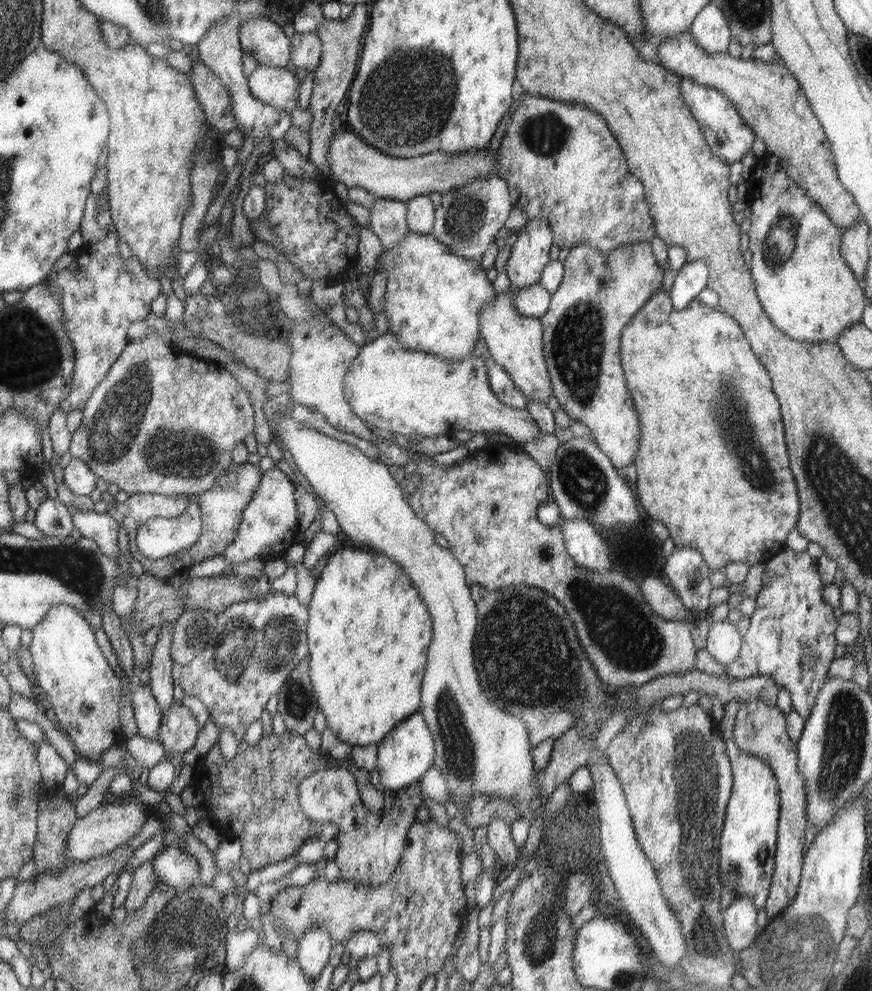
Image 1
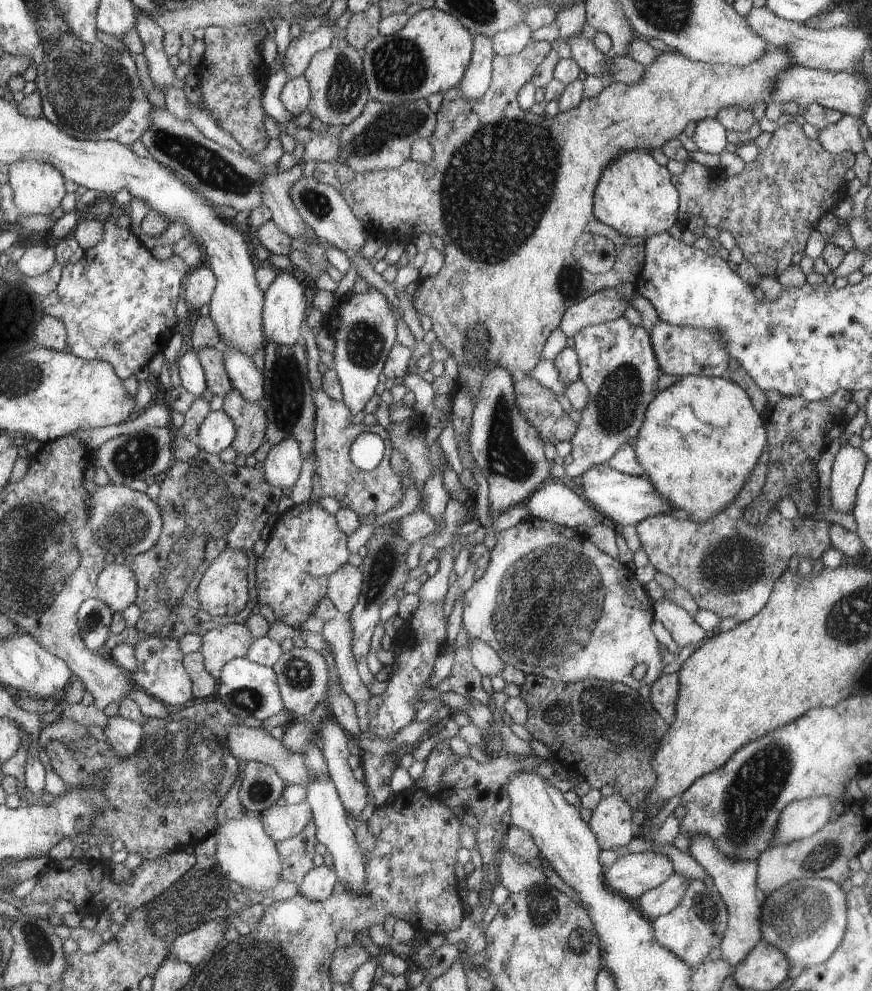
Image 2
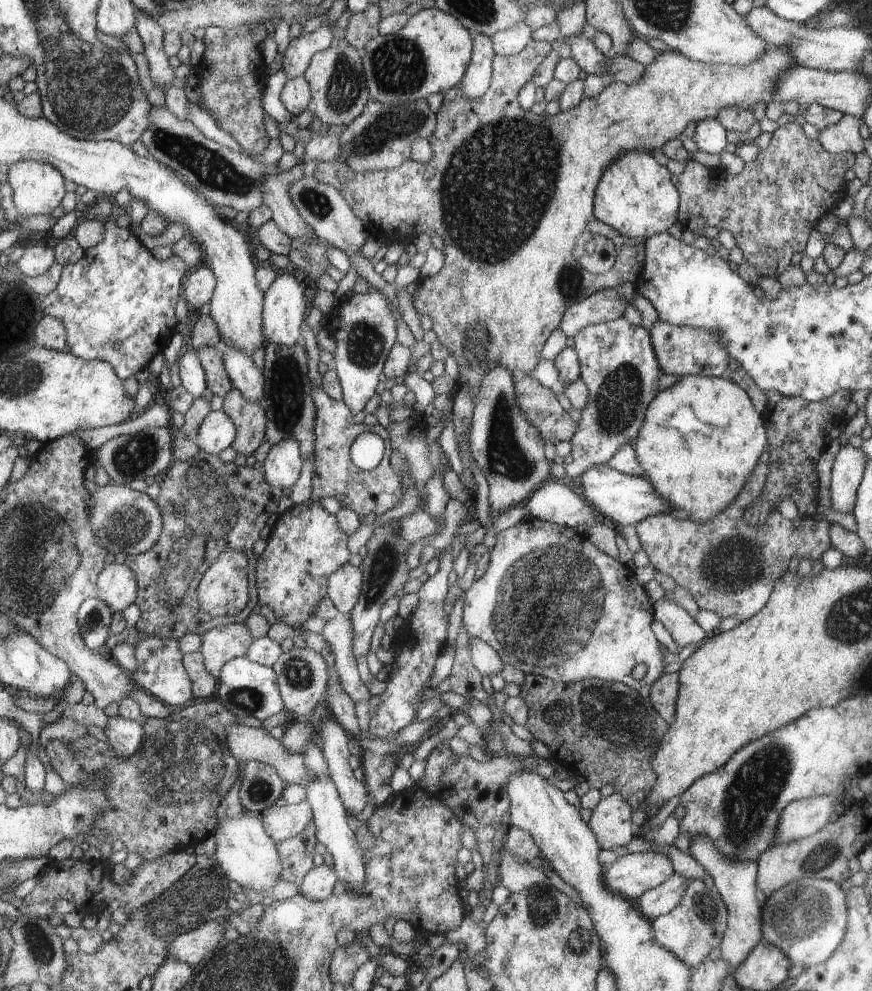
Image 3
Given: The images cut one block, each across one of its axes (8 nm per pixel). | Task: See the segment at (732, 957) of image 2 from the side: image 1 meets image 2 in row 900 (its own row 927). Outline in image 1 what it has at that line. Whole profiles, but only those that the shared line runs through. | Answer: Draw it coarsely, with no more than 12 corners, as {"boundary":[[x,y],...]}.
{"boundary":[[736,897],[725,910],[726,940],[735,952],[758,937],[759,909]]}

